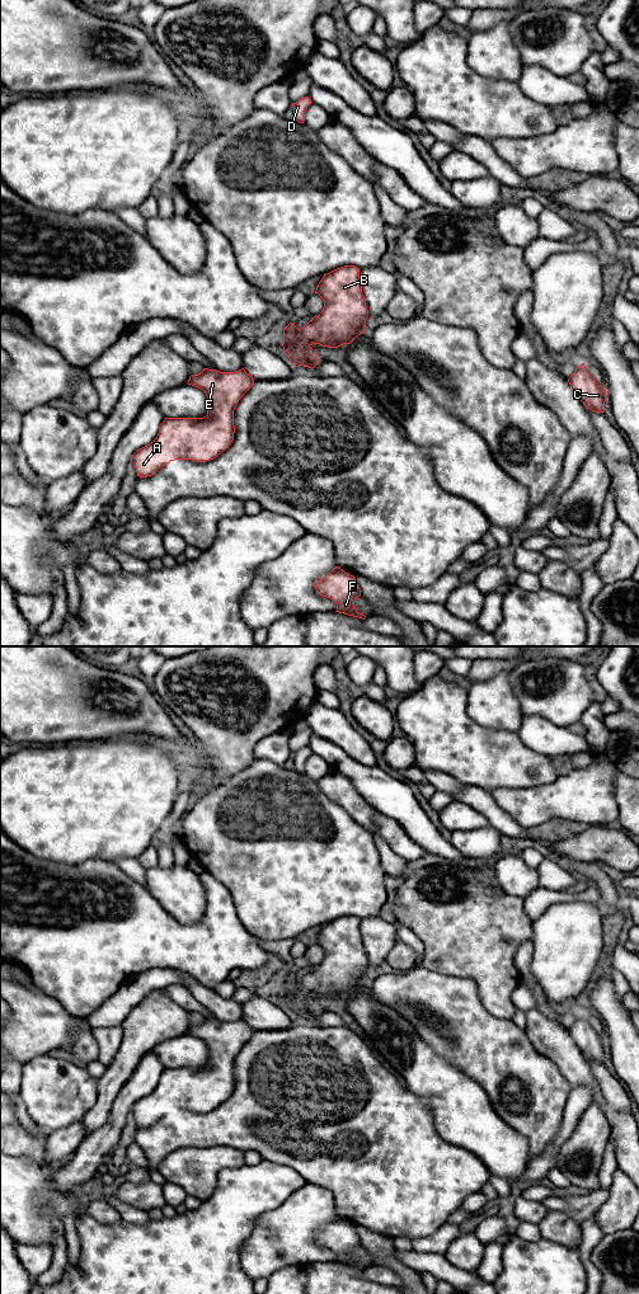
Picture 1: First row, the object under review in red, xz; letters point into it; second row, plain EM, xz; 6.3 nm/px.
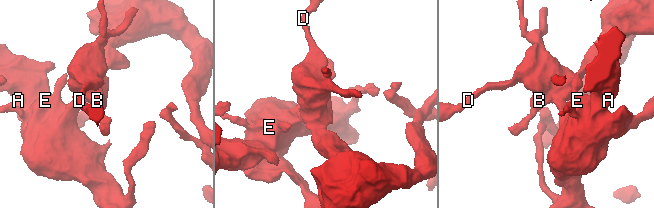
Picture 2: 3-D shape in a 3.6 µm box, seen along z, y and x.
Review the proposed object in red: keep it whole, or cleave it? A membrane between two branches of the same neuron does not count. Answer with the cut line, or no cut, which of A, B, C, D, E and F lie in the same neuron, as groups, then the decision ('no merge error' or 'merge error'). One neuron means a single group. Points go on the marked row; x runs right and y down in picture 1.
cut xz (299, 330), (297, 338), (283, 347); groups A E F / B C D; merge error

